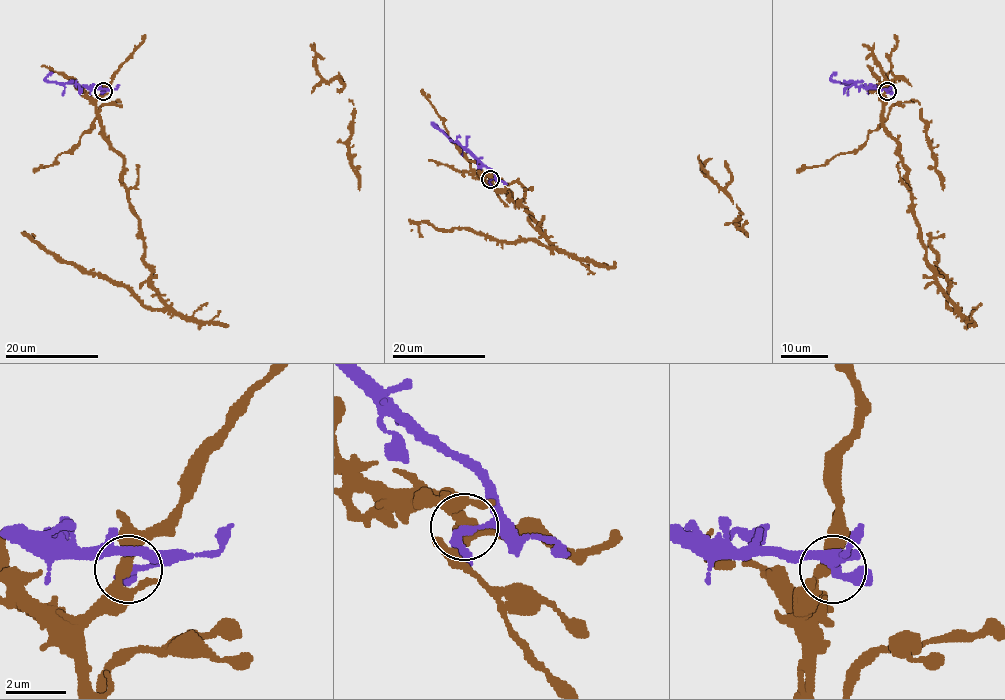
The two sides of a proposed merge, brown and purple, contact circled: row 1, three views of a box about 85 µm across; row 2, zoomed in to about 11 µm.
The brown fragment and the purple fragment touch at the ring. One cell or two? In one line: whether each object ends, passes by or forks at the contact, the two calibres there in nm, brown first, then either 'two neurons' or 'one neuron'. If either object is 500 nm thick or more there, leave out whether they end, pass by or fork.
brown passes by; purple passes by; calibres 360 and 260 nm; two neurons

